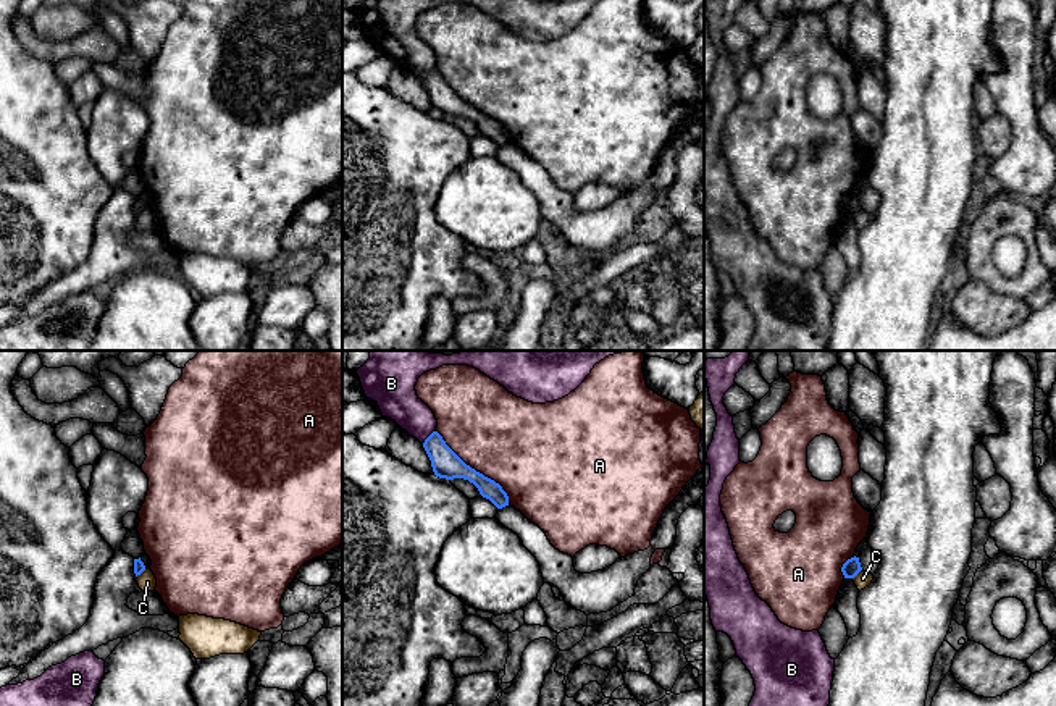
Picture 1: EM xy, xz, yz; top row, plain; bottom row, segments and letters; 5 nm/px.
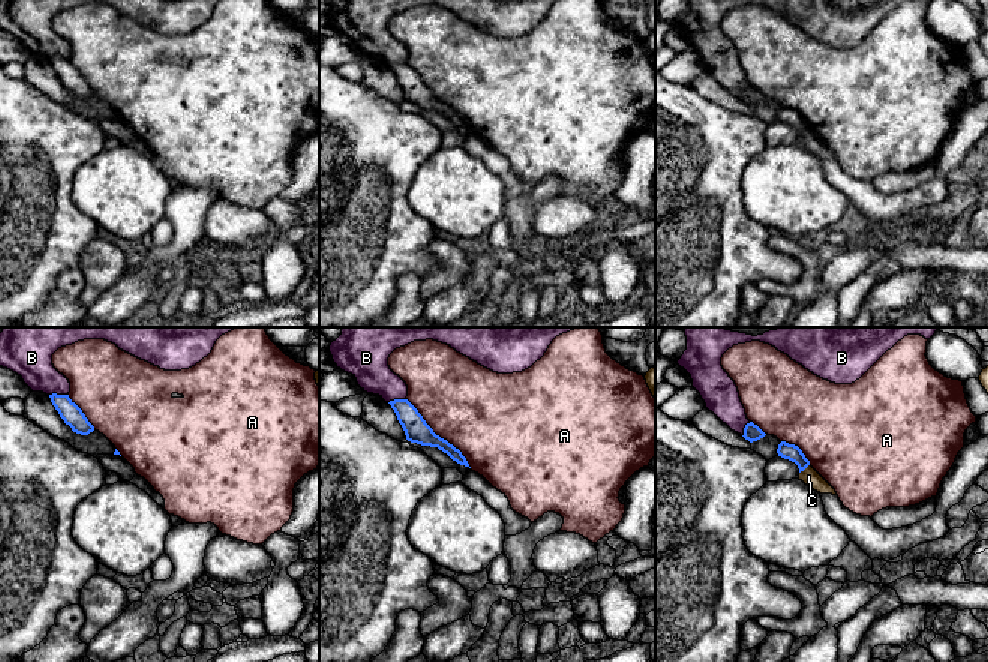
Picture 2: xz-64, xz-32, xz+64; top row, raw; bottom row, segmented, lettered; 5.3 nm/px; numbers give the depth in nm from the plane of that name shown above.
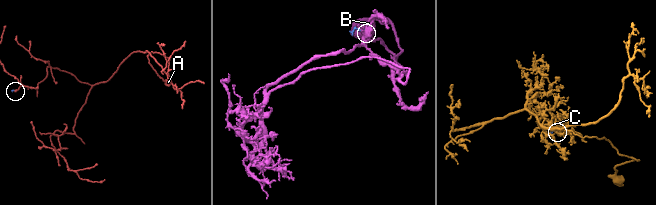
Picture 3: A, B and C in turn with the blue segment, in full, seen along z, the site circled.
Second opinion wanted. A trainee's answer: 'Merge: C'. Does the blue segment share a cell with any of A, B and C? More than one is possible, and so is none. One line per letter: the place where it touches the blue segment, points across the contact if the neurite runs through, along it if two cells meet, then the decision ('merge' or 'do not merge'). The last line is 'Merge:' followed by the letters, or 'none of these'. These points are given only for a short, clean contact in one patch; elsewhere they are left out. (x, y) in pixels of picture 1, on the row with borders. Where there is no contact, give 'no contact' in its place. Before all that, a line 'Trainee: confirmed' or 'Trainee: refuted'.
Trainee: refuted
A: contact xz (473, 469); do not merge
B: contact xz (428, 437); do not merge
C: contact yz (858, 572); border yz (861, 569), (853, 579); do not merge
Merge: none of these

